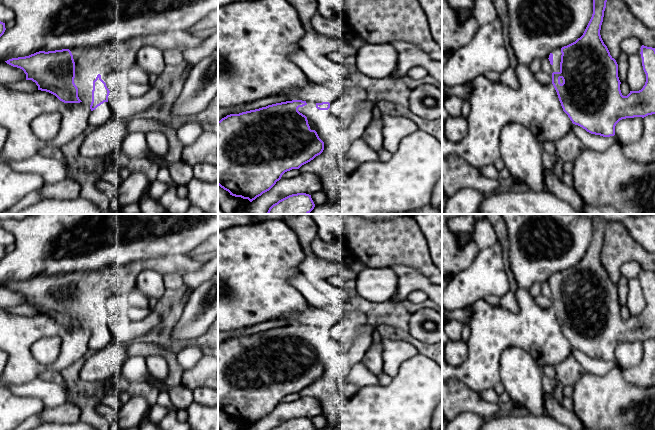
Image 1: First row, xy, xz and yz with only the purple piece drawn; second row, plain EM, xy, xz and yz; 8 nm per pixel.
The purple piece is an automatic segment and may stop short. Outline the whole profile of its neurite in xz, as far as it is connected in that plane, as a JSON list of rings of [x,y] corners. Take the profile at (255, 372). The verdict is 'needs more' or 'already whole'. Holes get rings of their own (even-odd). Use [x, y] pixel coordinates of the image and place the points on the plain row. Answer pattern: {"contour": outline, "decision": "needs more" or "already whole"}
{"contour": [[[292,324],[276,327],[255,334],[242,336],[239,338],[230,338],[218,345],[218,409],[228,415],[230,419],[248,423],[250,426],[269,415],[282,399],[292,393],[299,393],[302,389],[310,386],[324,374],[324,366],[319,362],[315,354],[311,354],[308,348],[307,340],[312,337],[311,329],[316,328],[311,325]]], "decision": "needs more"}

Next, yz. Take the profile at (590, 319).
{"contour": [[[597,215],[592,219],[593,238],[583,257],[575,266],[554,274],[549,279],[552,292],[552,308],[563,335],[573,348],[587,356],[603,361],[615,359],[616,348],[626,342],[646,341],[655,338],[655,272],[641,270],[643,294],[646,306],[639,315],[623,320],[620,314],[618,288],[610,279],[601,259],[601,249],[607,221]]], "decision": "needs more"}

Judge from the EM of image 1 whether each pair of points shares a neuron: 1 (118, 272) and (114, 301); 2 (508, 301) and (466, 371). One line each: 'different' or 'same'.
1: same
2: different

